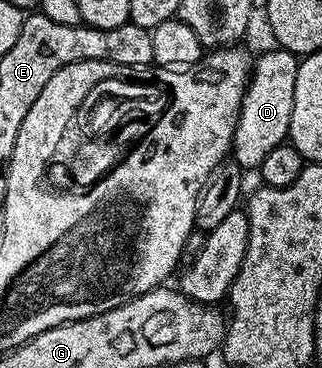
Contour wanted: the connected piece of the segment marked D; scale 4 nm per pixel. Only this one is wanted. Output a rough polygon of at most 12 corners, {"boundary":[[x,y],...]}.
{"boundary":[[299,57],[254,60],[231,157],[260,170],[286,144]]}

